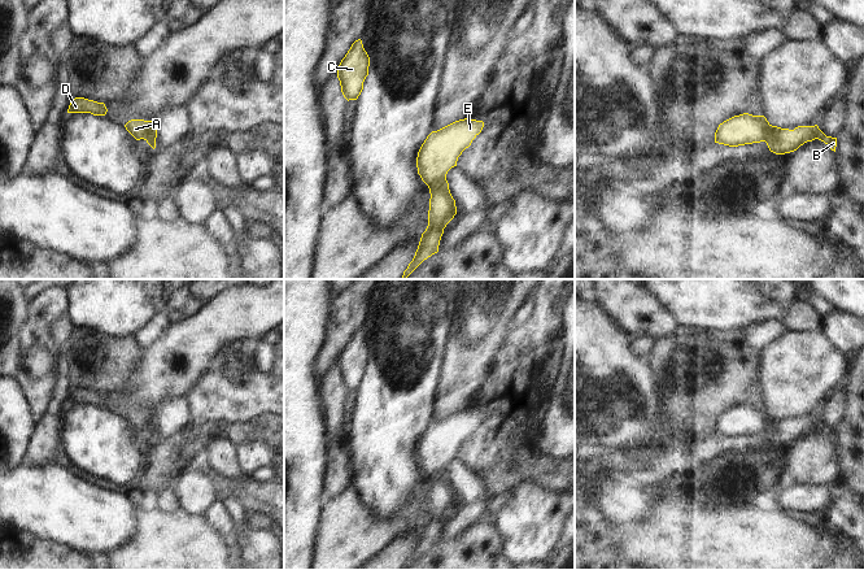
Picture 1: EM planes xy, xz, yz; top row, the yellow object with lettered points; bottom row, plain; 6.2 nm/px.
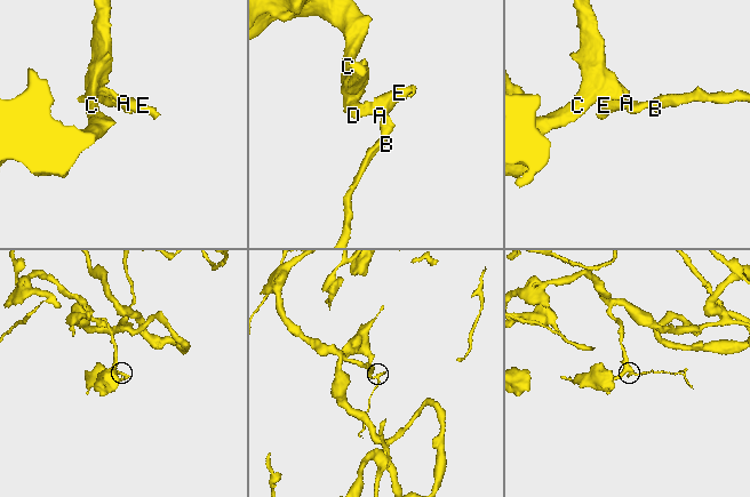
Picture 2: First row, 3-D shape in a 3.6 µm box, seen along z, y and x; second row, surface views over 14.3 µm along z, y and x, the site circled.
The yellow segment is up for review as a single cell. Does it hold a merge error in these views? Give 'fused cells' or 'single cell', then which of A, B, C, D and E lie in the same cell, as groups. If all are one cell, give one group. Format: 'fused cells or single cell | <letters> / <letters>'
fused cells | A C D E / B

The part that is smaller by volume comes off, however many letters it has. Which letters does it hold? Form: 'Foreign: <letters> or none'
Foreign: B

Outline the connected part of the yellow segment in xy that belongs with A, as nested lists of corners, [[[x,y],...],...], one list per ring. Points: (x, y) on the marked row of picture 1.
[[[131,119],[128,121],[125,127],[126,130],[136,139],[149,139],[149,129],[153,125],[153,121],[144,121],[144,119]]]

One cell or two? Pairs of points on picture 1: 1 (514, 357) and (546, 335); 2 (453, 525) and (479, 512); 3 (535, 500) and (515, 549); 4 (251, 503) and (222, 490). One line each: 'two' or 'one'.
1: one
2: one
3: one
4: one

